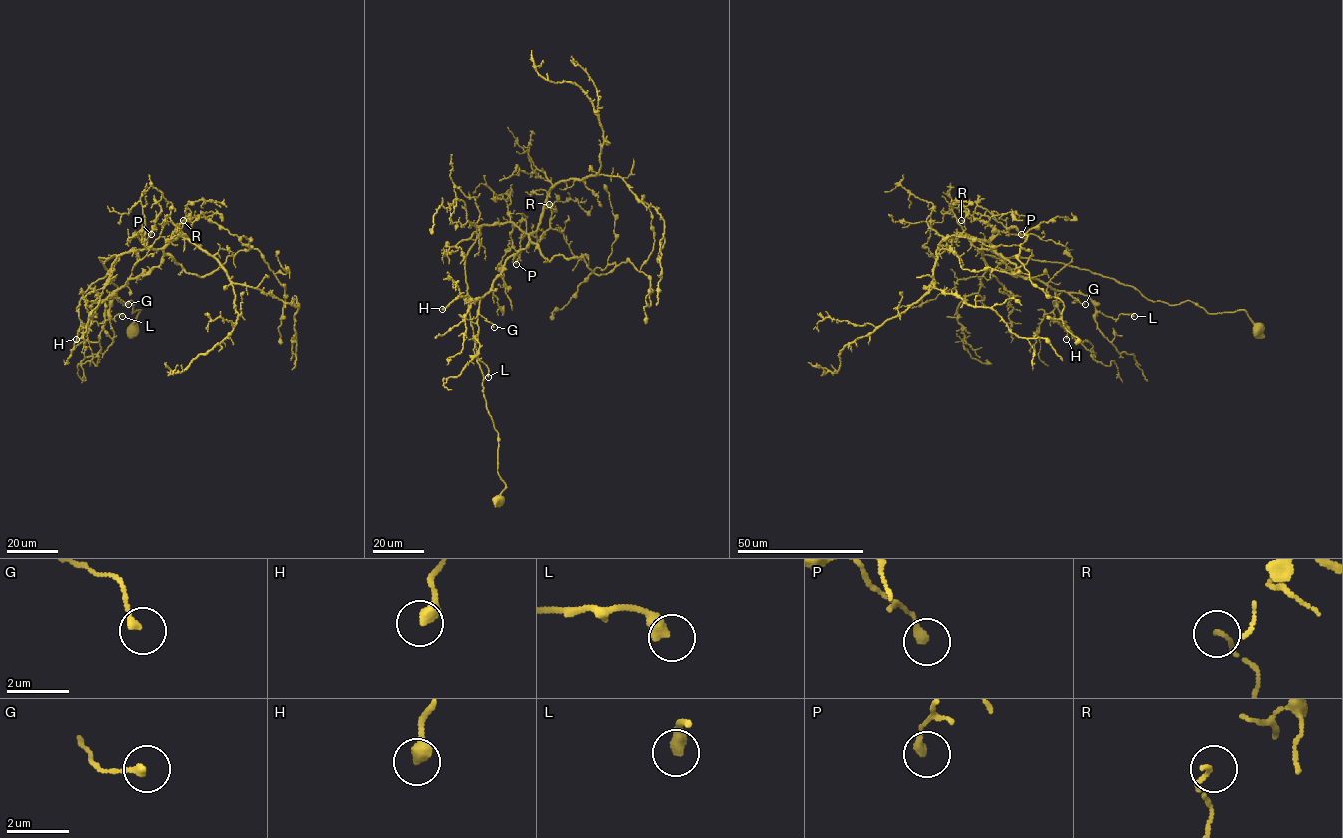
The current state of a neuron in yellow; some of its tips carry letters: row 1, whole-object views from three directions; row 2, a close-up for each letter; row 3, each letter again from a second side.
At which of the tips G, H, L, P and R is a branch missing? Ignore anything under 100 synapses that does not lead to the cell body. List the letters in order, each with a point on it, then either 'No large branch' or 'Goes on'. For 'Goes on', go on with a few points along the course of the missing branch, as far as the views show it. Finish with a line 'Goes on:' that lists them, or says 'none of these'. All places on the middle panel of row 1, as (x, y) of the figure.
G: Place: (494, 327). No large branch
H: Place: (442, 309). No large branch
L: Place: (488, 377). No large branch
P: Place: (516, 264). No large branch
R: Place: (549, 204). No large branch
Goes on: none of these

